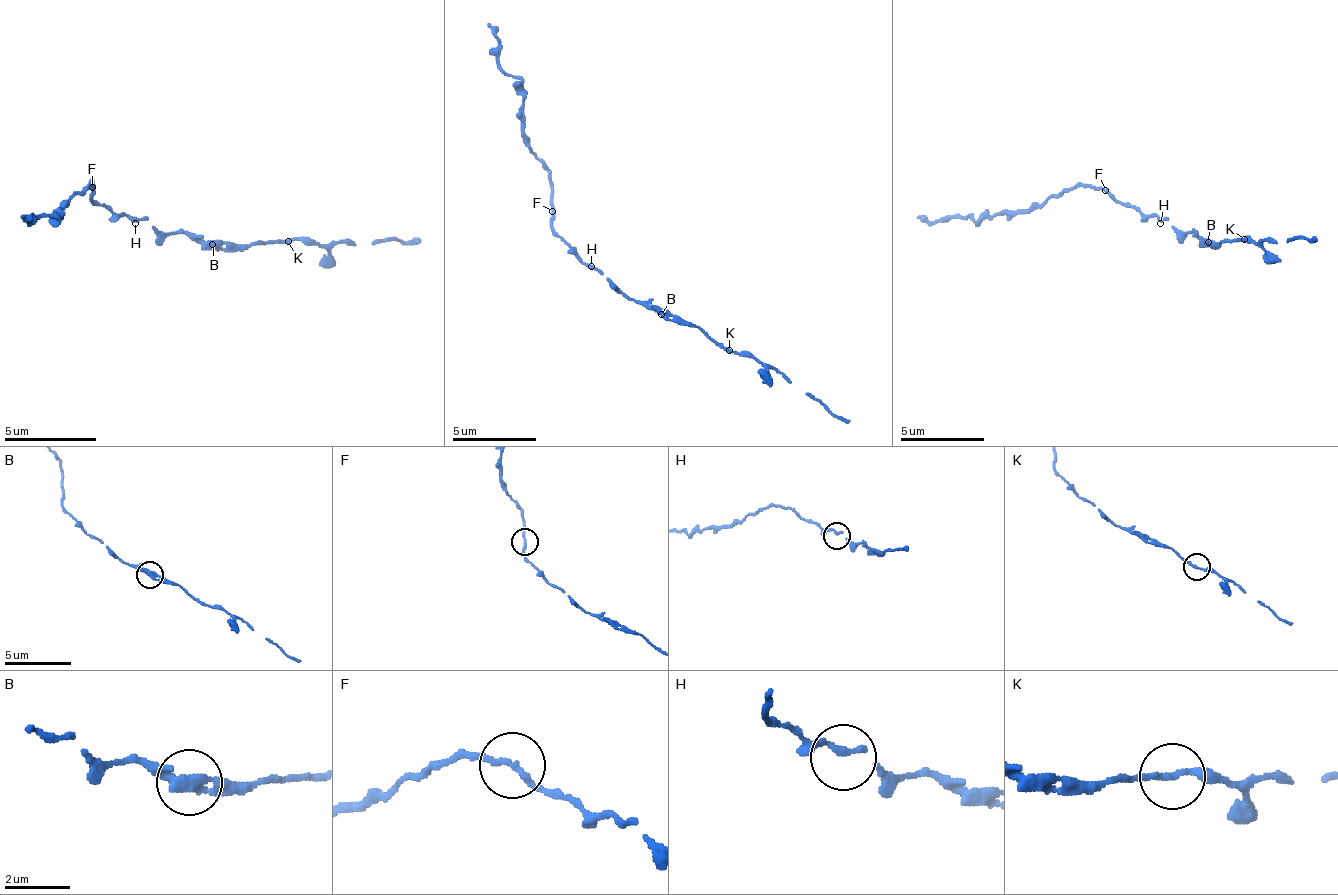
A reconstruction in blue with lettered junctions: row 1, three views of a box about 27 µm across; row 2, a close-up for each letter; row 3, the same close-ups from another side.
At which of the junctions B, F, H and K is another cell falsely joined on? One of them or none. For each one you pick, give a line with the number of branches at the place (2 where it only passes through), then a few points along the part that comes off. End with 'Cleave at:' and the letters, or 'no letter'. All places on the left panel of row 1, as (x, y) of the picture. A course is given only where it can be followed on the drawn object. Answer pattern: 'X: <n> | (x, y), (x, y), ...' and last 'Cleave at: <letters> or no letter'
Cleave at: no letter

